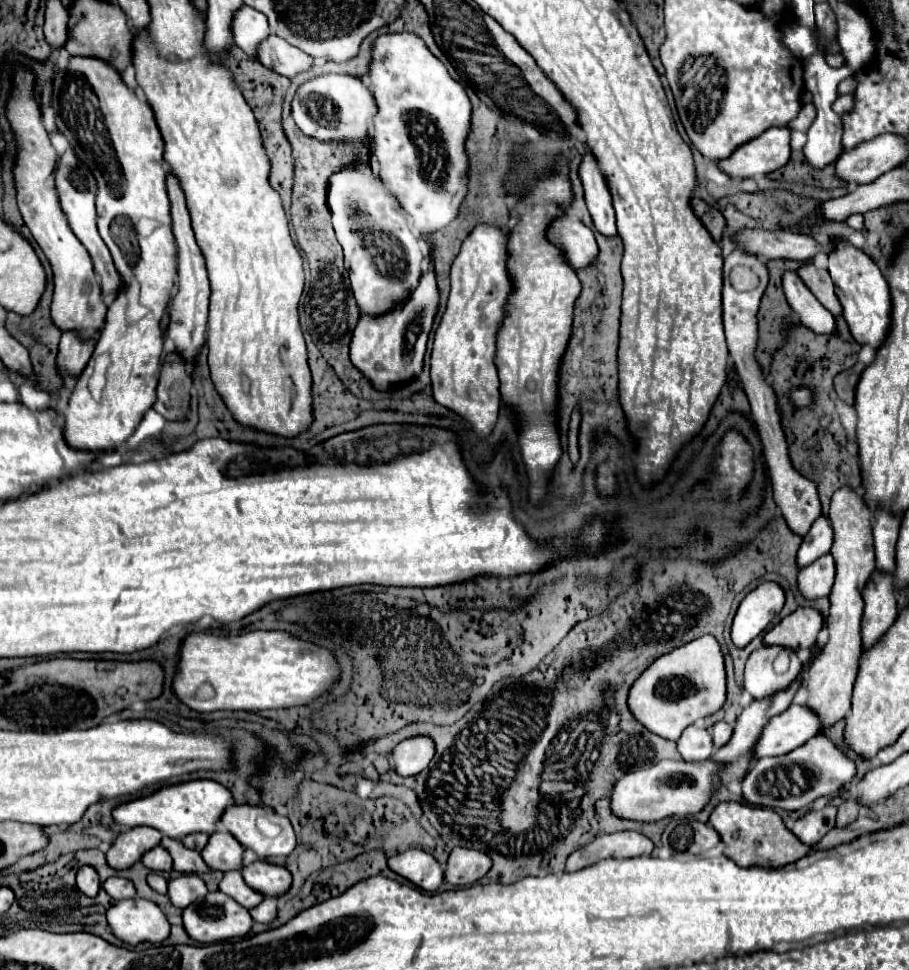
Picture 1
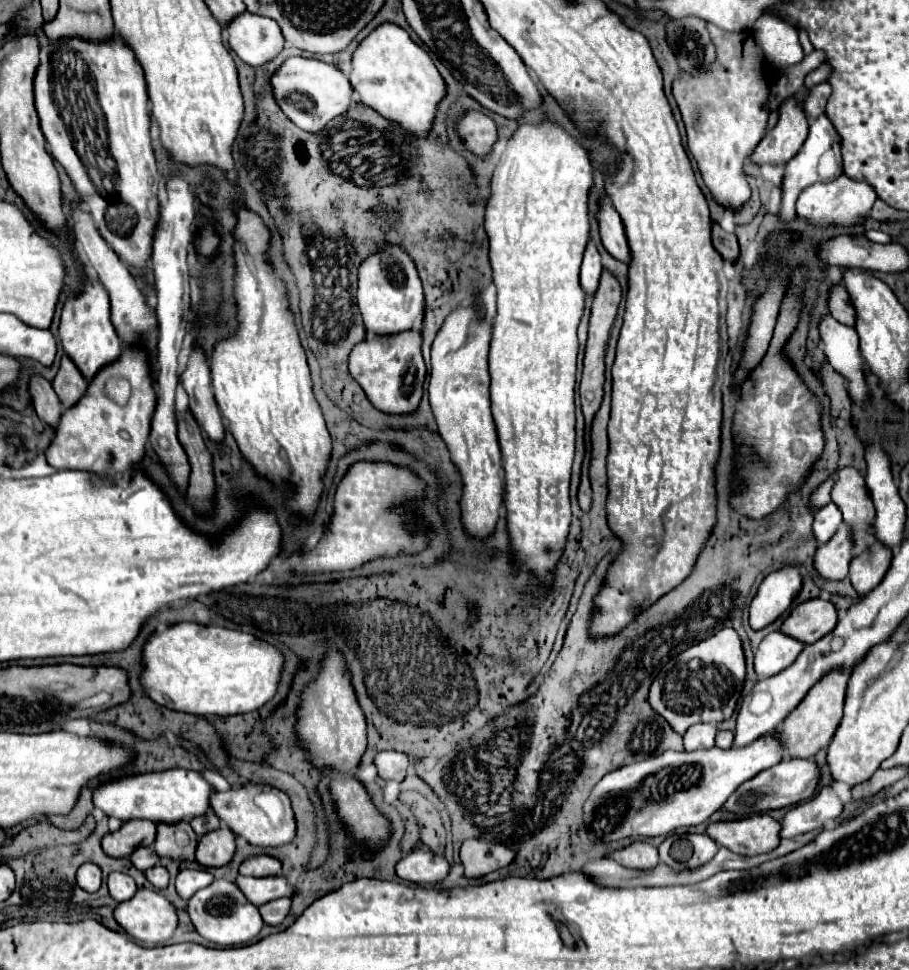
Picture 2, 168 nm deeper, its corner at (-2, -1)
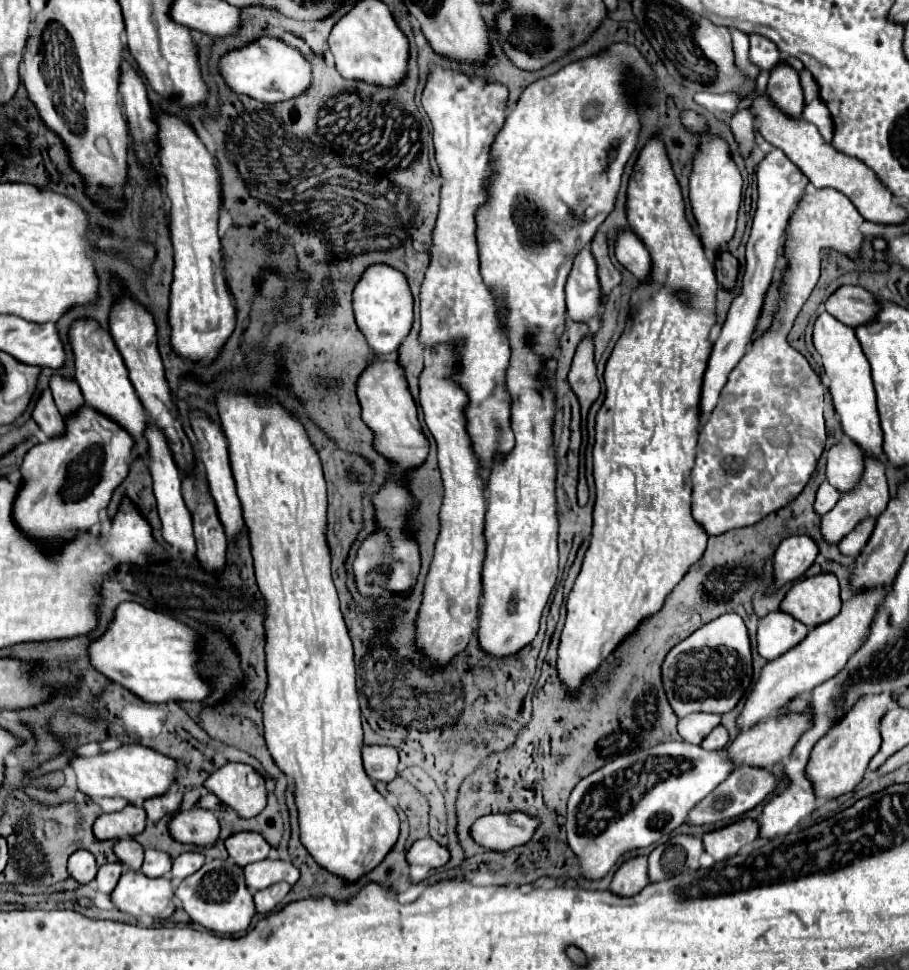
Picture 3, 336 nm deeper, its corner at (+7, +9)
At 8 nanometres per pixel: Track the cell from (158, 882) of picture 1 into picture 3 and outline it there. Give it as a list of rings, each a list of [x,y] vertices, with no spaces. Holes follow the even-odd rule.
[[[146,849],[146,857],[142,863],[142,873],[148,877],[162,877],[170,873],[172,869],[172,859],[168,853],[158,851],[158,849]]]

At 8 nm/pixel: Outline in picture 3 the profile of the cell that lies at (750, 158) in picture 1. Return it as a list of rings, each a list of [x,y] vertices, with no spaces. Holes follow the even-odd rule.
[[[778,63],[770,71],[770,81],[766,89],[768,97],[788,115],[800,117],[804,109],[804,95],[802,95],[802,85],[798,71],[790,67],[788,63]]]

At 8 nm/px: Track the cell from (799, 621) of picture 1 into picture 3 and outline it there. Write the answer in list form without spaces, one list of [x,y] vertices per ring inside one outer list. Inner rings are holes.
[[[818,573],[796,581],[780,605],[782,611],[790,613],[810,629],[836,617],[840,607],[840,587],[834,573]]]

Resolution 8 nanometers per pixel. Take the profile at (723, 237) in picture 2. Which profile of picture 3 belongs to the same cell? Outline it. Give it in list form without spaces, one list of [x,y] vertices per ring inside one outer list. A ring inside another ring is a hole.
[[[722,251],[716,261],[714,261],[714,267],[716,267],[716,279],[718,279],[718,285],[722,289],[734,289],[736,287],[736,279],[738,279],[738,261],[728,253],[728,251]]]

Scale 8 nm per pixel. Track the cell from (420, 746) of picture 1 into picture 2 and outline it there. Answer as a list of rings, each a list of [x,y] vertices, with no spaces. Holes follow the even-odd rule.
[[[383,751],[375,757],[375,765],[381,779],[395,779],[401,783],[405,779],[405,769],[409,767],[409,759],[407,755],[397,751]]]

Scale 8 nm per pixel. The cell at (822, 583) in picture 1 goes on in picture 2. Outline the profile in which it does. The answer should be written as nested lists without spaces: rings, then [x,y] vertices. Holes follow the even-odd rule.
[[[845,525],[833,535],[831,543],[825,543],[817,549],[813,565],[821,579],[825,581],[841,581],[849,573],[849,563],[853,559],[851,551],[851,535]]]

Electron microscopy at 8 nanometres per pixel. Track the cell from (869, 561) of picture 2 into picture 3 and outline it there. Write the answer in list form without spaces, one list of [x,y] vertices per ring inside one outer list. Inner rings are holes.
[[[872,517],[860,521],[860,523],[838,543],[840,551],[842,551],[844,555],[856,557],[856,555],[862,551],[862,547],[866,545],[866,541],[870,539],[870,533],[874,531],[874,523],[876,523],[876,519],[872,519]]]

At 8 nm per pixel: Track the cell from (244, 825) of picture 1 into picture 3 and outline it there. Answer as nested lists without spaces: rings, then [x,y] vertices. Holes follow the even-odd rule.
[[[228,763],[220,767],[206,783],[220,801],[240,817],[256,817],[266,807],[266,781],[258,771],[244,763]]]

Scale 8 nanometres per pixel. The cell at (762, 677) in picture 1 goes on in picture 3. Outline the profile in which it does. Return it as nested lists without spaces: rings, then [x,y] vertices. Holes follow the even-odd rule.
[[[772,611],[758,623],[758,653],[772,661],[796,647],[808,635],[808,627],[790,613]]]

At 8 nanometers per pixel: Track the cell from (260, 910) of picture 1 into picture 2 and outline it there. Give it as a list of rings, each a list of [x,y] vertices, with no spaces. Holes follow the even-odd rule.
[[[283,897],[283,899],[275,899],[271,903],[261,905],[259,911],[261,911],[261,917],[267,925],[279,925],[287,917],[289,907],[291,907],[291,899]]]

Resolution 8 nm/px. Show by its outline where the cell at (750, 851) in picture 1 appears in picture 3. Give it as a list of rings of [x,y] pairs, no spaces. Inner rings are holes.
[[[740,819],[728,827],[706,833],[702,841],[704,841],[704,851],[710,853],[714,861],[722,861],[724,857],[736,855],[756,837],[758,837],[758,823],[752,819]]]

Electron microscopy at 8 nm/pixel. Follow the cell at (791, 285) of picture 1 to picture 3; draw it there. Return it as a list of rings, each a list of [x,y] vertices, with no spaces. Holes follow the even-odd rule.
[[[826,311],[814,323],[814,347],[822,357],[826,375],[830,379],[830,395],[834,399],[836,415],[844,427],[844,433],[862,447],[864,453],[874,457],[882,455],[882,429],[876,411],[876,395],[870,379],[870,363],[864,357],[864,351],[856,339],[854,329],[842,325],[838,319]]]

